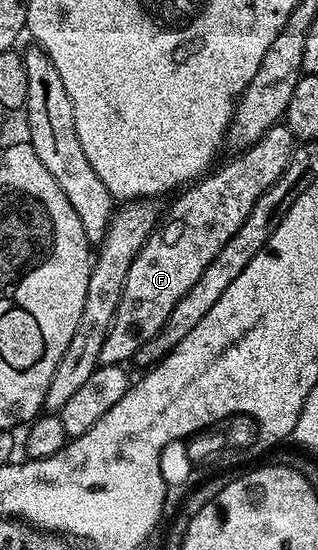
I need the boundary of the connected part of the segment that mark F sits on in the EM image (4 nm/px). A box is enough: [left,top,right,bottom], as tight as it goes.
[101,123,297,365]

